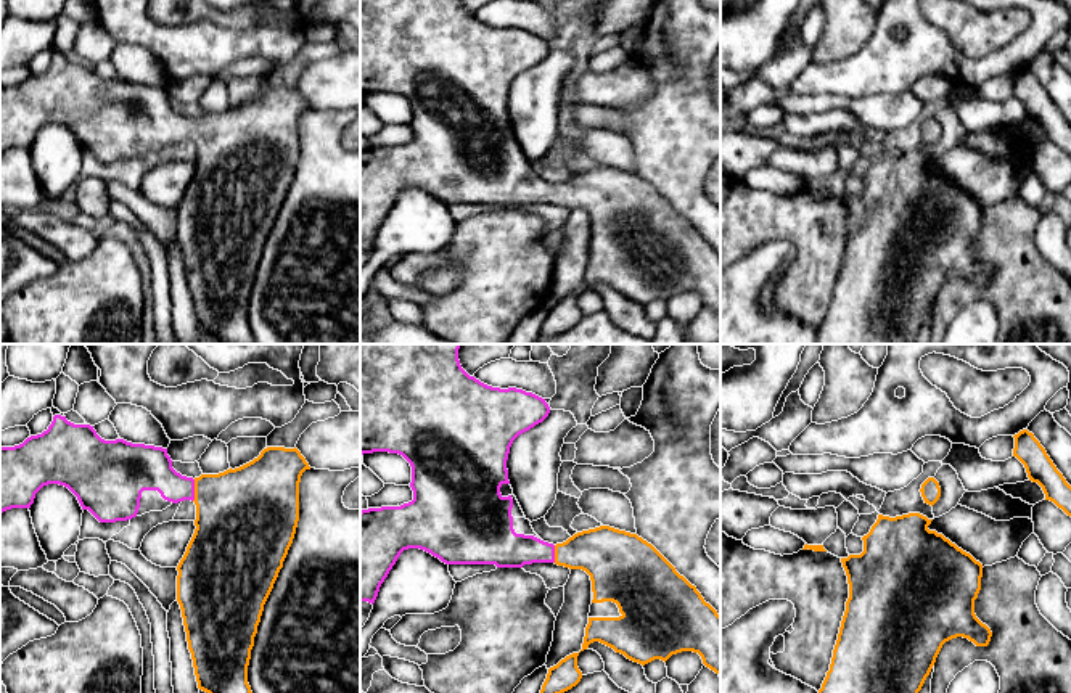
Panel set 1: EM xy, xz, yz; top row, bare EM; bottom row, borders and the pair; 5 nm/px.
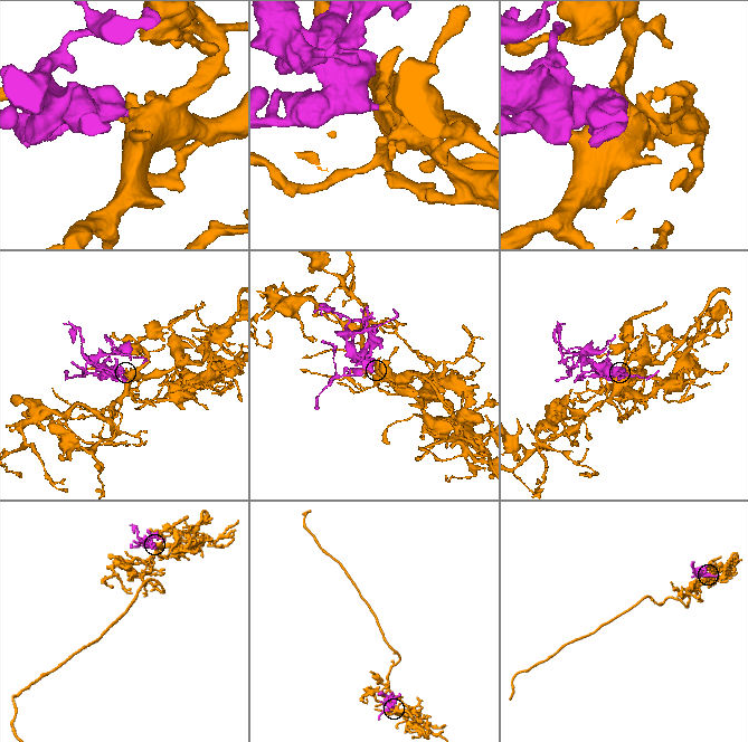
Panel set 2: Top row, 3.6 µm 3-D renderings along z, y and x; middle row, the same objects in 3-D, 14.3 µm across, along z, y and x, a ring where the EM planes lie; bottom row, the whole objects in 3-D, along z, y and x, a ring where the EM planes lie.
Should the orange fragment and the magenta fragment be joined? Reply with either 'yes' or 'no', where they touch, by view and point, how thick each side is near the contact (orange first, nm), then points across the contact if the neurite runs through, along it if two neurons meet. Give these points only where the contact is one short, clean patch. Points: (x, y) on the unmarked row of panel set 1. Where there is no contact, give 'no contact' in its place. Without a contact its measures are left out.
yes; contact xy (195, 131); calibres 440 and 200 nm

